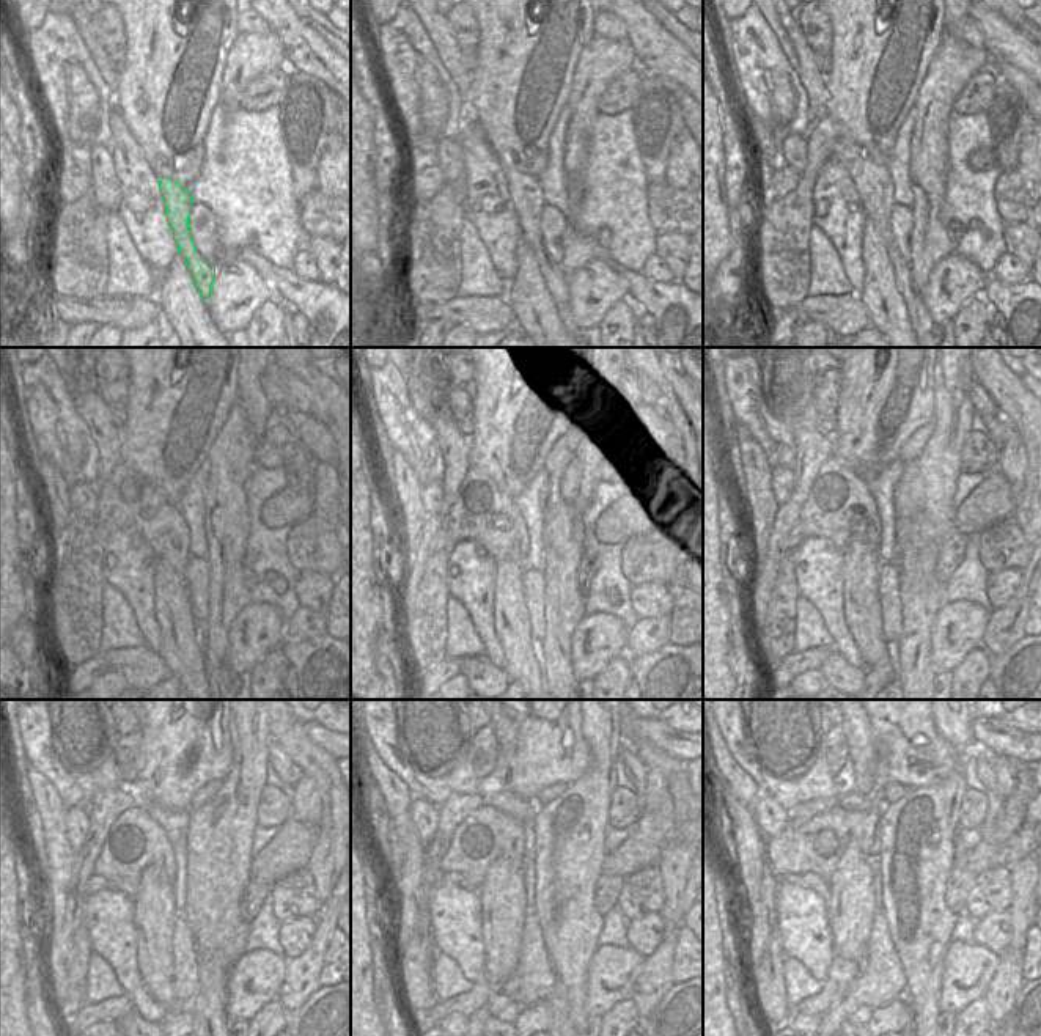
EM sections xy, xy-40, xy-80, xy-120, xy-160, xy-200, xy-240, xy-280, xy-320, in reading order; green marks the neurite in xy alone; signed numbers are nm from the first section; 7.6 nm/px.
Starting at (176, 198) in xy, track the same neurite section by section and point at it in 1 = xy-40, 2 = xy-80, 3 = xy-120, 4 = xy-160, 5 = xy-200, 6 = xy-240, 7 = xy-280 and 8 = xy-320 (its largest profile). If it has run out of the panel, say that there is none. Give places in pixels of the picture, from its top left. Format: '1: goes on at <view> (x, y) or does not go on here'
1: goes on at xy-40 (526, 192)
2: goes on at xy-80 (829, 137)
3: goes on at xy-120 (126, 499)
4: goes on at xy-160 (481, 511)
5: goes on at xy-200 (838, 505)
6: goes on at xy-240 (134, 841)
7: goes on at xy-280 (486, 835)
8: goes on at xy-320 (815, 846)

